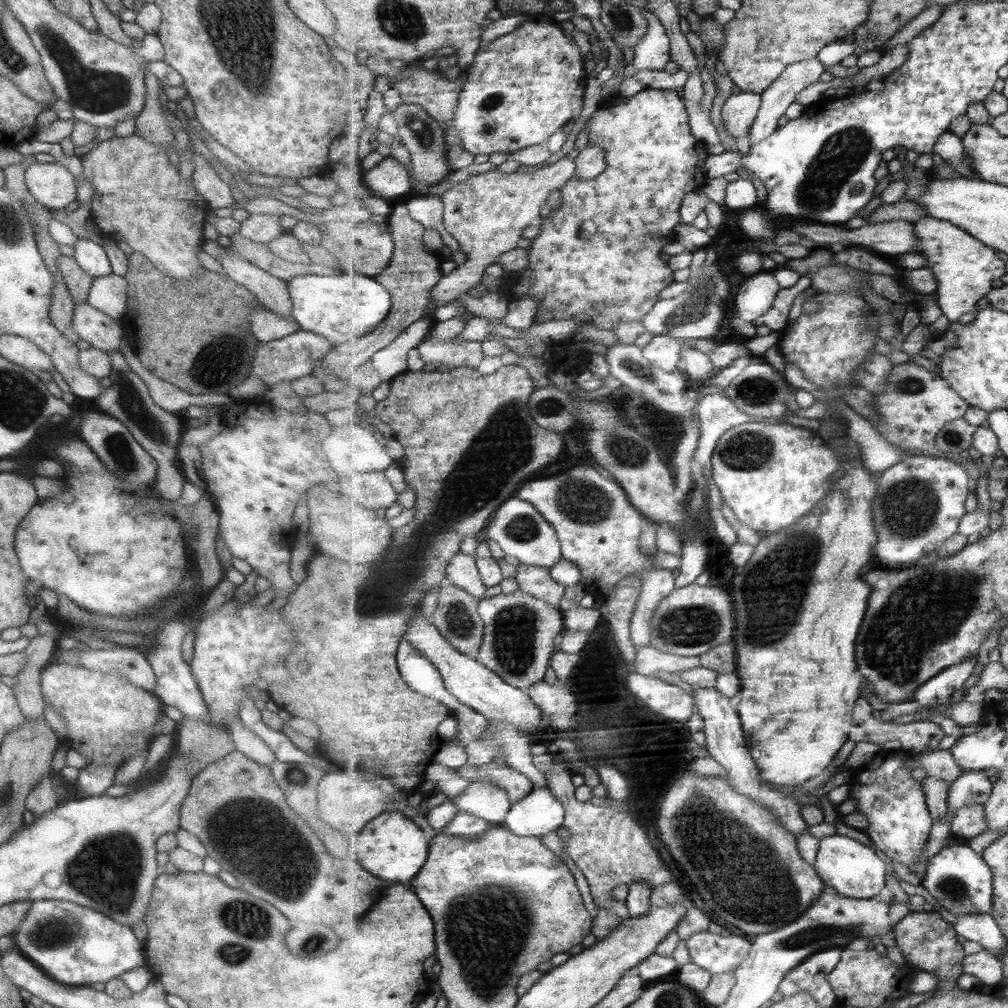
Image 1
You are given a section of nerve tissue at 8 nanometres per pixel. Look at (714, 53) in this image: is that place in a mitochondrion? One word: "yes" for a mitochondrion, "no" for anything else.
no

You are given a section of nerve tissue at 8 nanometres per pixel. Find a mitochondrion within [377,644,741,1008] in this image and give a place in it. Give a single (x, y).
(488, 970)

